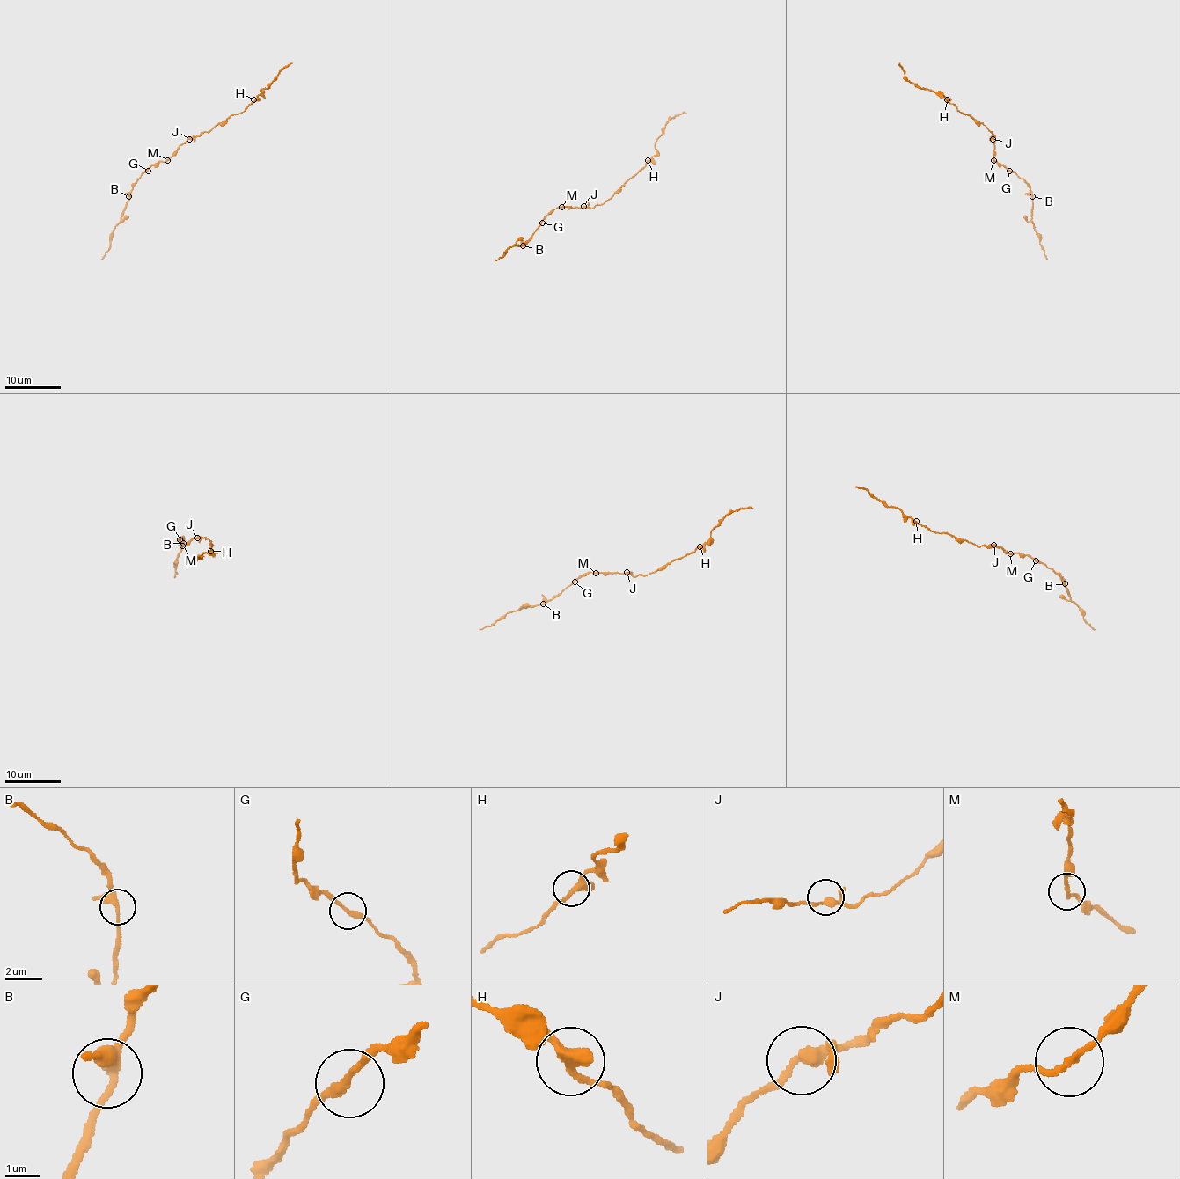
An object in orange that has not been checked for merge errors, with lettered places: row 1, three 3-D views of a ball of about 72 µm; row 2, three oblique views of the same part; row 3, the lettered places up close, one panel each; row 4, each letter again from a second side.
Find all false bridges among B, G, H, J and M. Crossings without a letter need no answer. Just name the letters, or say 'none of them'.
none of them

